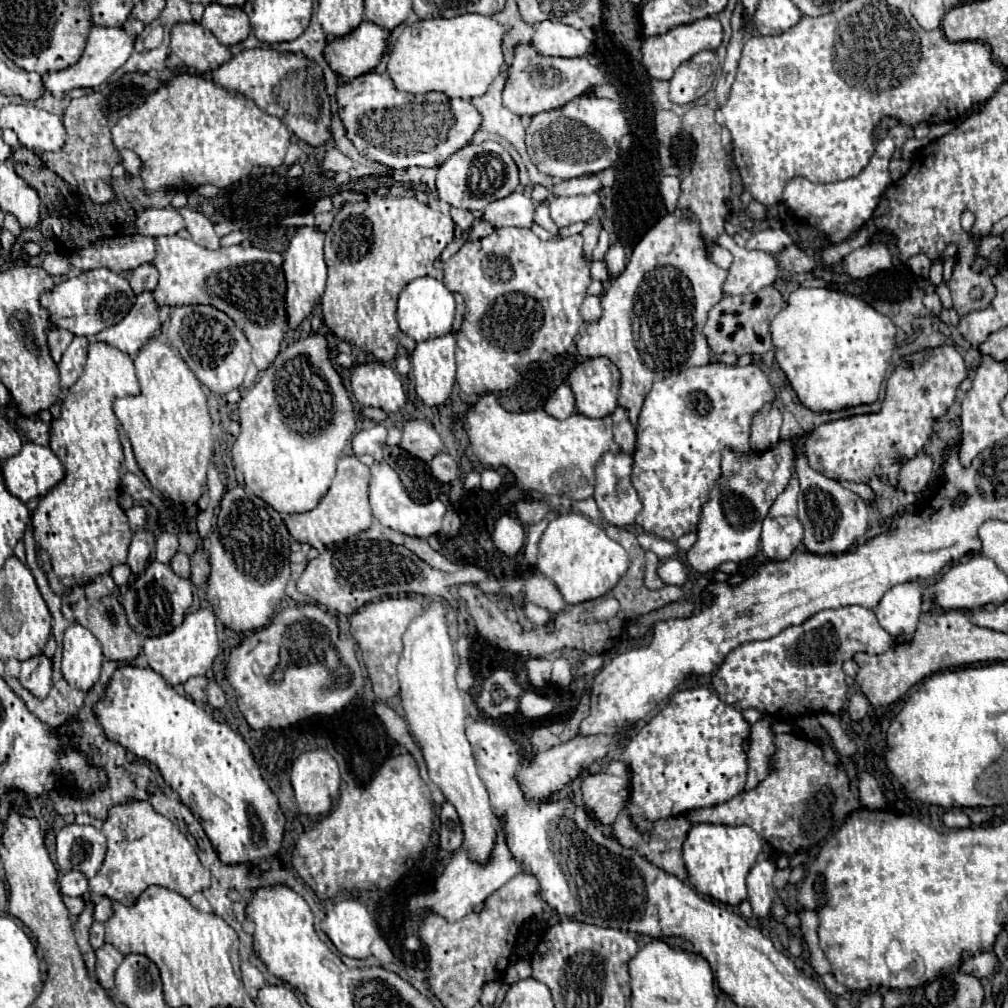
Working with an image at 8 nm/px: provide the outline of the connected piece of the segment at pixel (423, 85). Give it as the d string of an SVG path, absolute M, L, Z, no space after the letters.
M466 13L454 19L424 19L406 25L388 59L388 75L400 91L442 91L448 97L474 99L488 91L504 67L502 39L510 27L492 17Z

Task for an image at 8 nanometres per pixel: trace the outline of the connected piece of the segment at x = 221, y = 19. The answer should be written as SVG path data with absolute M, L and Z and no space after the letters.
M218 3L206 5L200 25L210 29L214 37L226 47L232 47L244 41L252 29L248 15L244 15L240 7L224 7Z

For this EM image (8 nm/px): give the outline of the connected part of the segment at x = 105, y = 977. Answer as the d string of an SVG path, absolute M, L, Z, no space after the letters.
M110 943L96 951L96 979L108 991L114 987L114 973L122 963L124 955Z

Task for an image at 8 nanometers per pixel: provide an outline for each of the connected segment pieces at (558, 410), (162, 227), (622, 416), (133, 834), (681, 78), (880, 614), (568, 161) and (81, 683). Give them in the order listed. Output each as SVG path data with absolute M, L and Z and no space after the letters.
M562 383L548 397L548 403L544 403L544 411L548 415L552 415L554 419L566 419L572 413L576 413L576 409L574 409L574 395L572 395L572 391L570 391L570 387L566 383Z
M144 209L134 219L134 227L140 235L148 237L162 237L162 235L176 235L184 229L184 219L176 209Z
M616 407L616 411L612 413L612 421L614 421L614 441L622 447L624 453L632 455L636 443L636 427L630 423L622 407Z
M148 801L112 807L102 833L108 839L108 851L102 869L90 879L94 893L106 895L110 901L132 905L150 885L166 887L186 899L210 887L210 871L200 863L194 847L170 819L158 815Z
M714 51L696 53L690 61L682 63L670 79L670 101L688 105L708 93L714 83L718 59Z
M902 583L886 591L874 609L876 619L890 635L914 633L922 607L922 589L918 583Z
M582 95L560 109L534 115L530 127L526 129L526 147L530 159L542 173L558 181L566 181L612 167L618 159L620 139L628 131L630 125L620 101Z
M72 623L64 633L62 675L70 689L90 691L100 679L102 651L98 639L80 623Z

